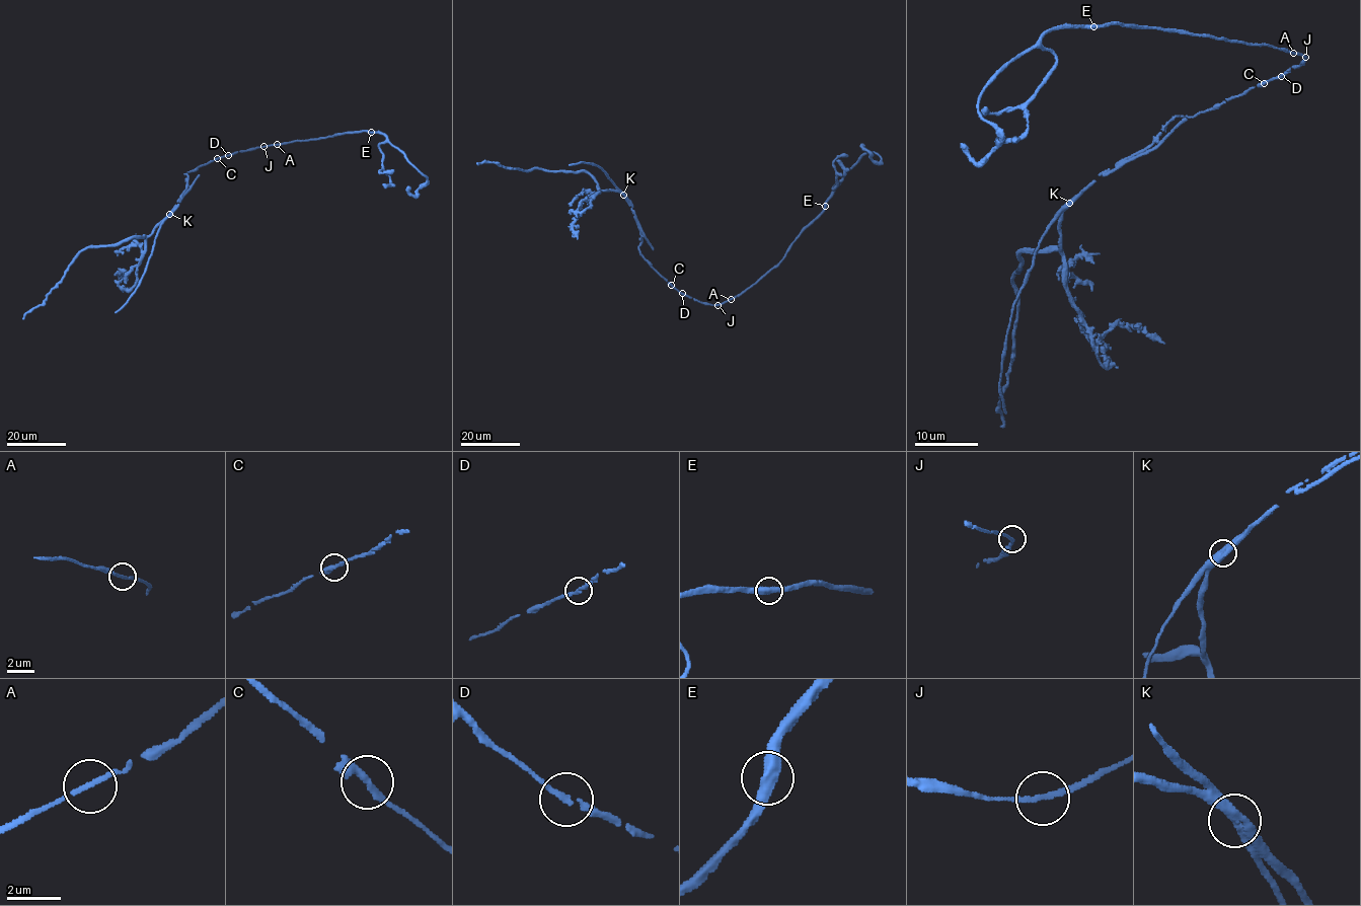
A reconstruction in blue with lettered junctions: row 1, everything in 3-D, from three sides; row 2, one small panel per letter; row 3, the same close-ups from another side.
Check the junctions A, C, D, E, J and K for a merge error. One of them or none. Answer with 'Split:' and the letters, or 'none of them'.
Split: K

